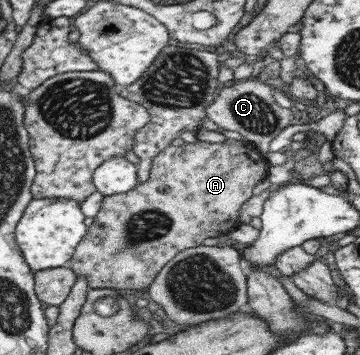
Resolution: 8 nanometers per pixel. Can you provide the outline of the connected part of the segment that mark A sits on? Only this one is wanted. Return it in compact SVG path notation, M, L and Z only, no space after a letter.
M226 139L222 143L208 143L197 140L194 143L185 142L179 146L168 145L163 151L160 151L152 158L153 169L165 169L165 193L159 191L159 187L157 187L159 181L149 179L145 185L138 184L135 188L126 191L125 193L103 196L99 211L92 217L91 224L86 227L85 235L83 235L81 241L77 243L73 255L67 263L67 267L73 271L75 276L79 275L79 277L83 277L83 279L87 281L88 289L107 288L116 291L132 289L135 292L140 289L147 289L148 285L153 281L155 274L157 274L163 265L177 254L177 252L190 247L200 246L201 243L203 243L203 239L220 236L235 228L239 223L240 205L243 205L243 202L247 201L247 199L252 196L251 189L266 178L269 167L268 163L265 161L265 157L263 157L252 144L249 144L245 140L239 141L235 139Z

